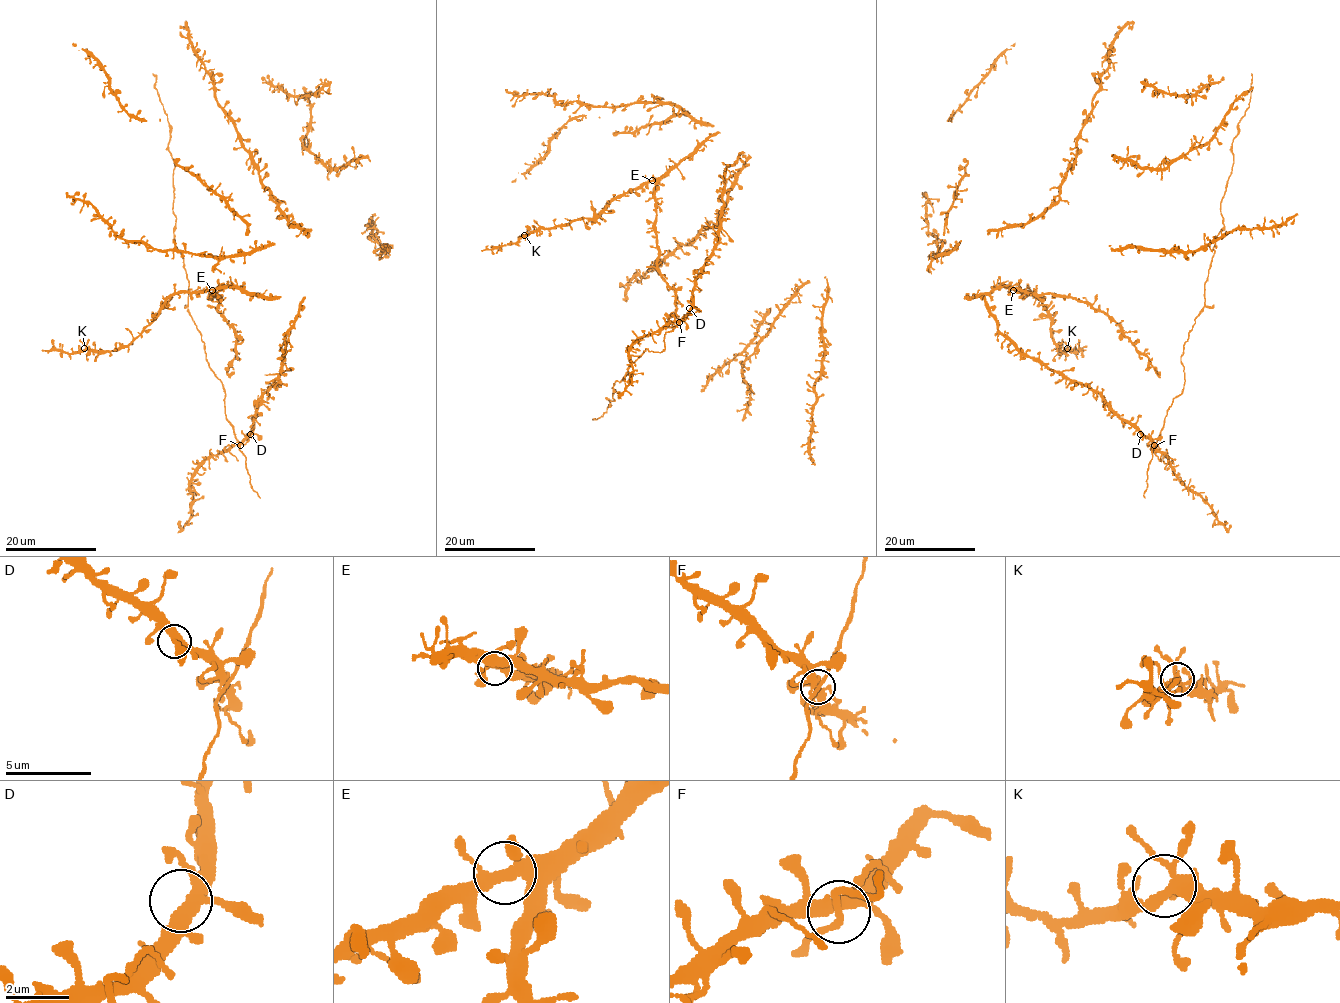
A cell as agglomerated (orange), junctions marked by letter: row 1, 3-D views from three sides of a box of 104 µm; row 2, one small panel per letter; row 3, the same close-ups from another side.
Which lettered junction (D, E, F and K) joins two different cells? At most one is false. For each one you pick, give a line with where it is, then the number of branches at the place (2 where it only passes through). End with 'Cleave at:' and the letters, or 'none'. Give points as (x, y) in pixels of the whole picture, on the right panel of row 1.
Cleave at: none

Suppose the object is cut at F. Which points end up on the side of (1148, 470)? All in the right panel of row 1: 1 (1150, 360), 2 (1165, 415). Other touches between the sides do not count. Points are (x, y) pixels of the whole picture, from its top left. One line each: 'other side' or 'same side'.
1: other side
2: same side

